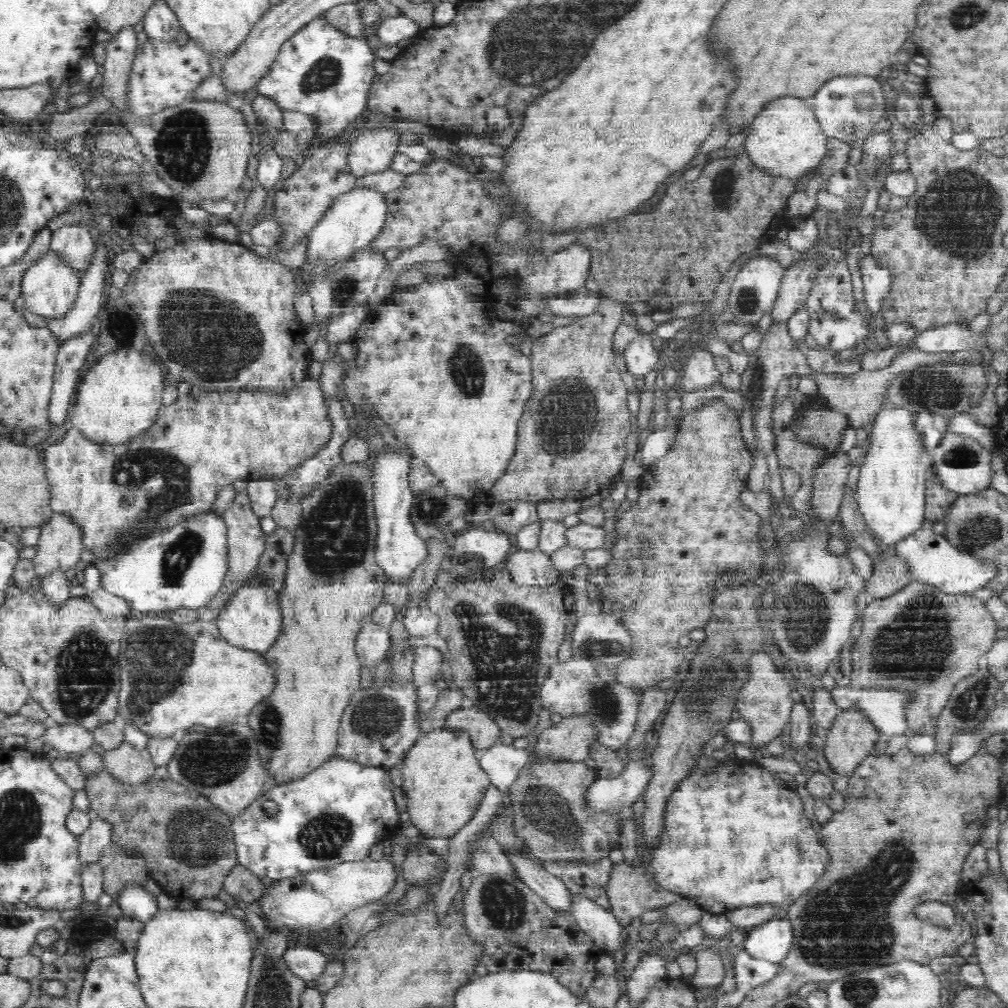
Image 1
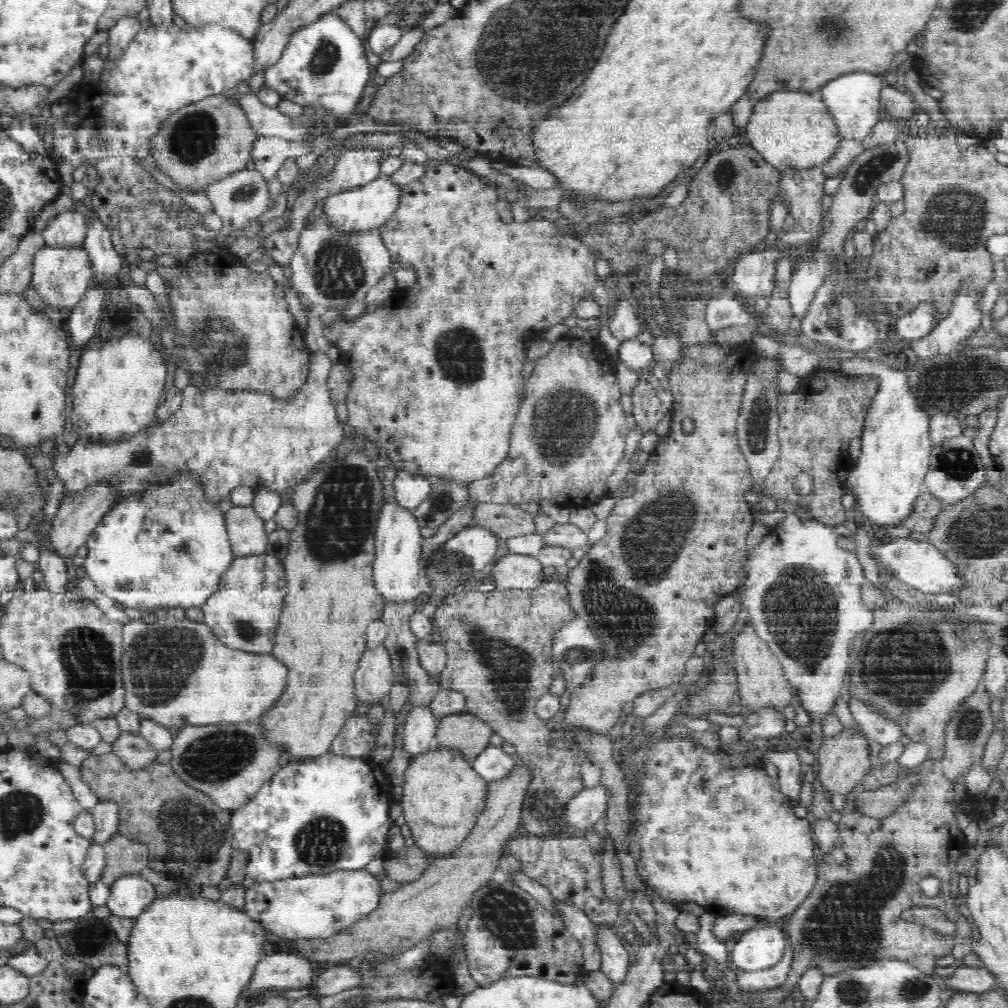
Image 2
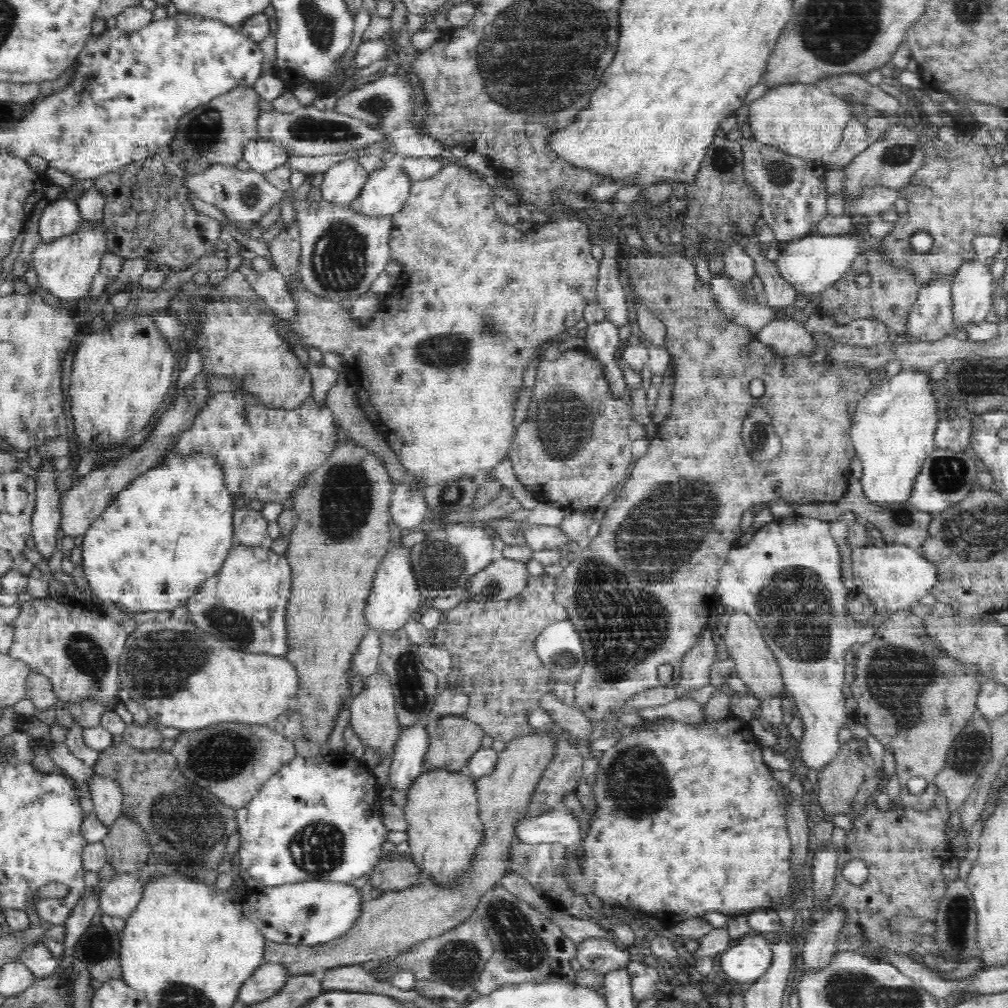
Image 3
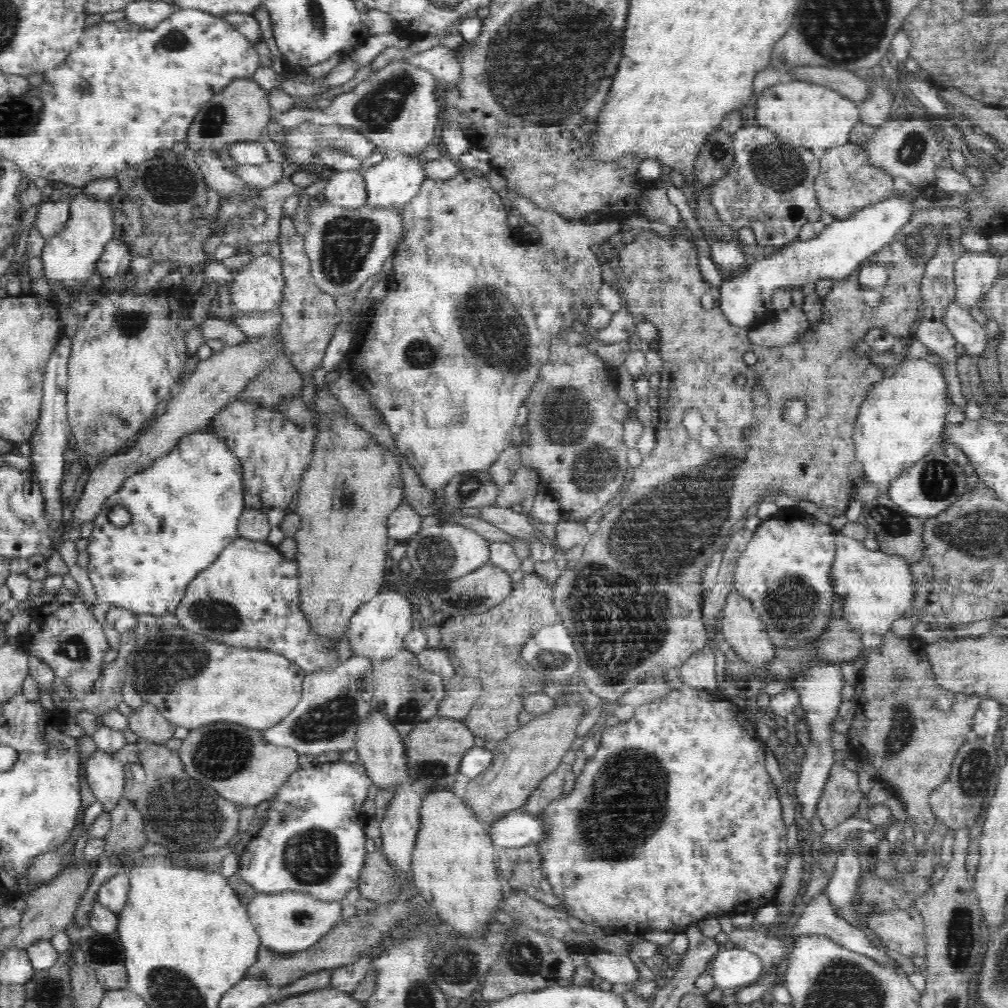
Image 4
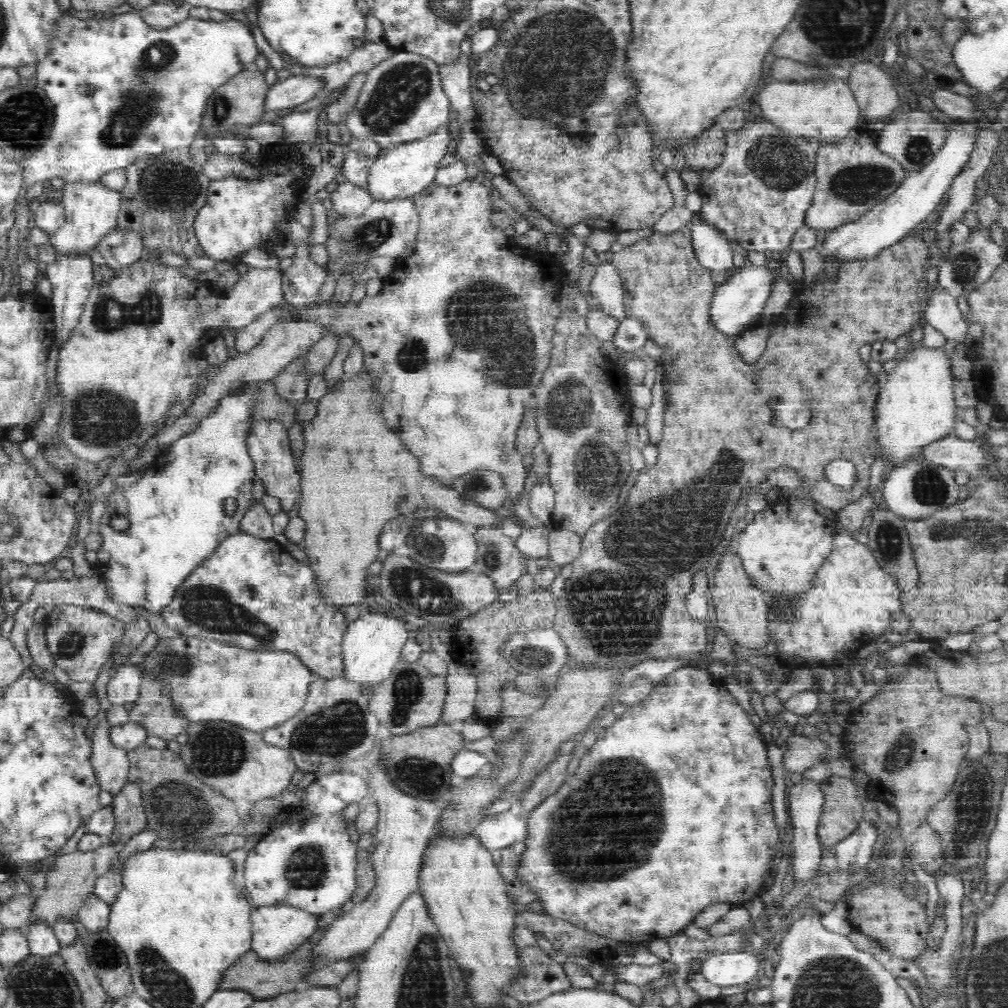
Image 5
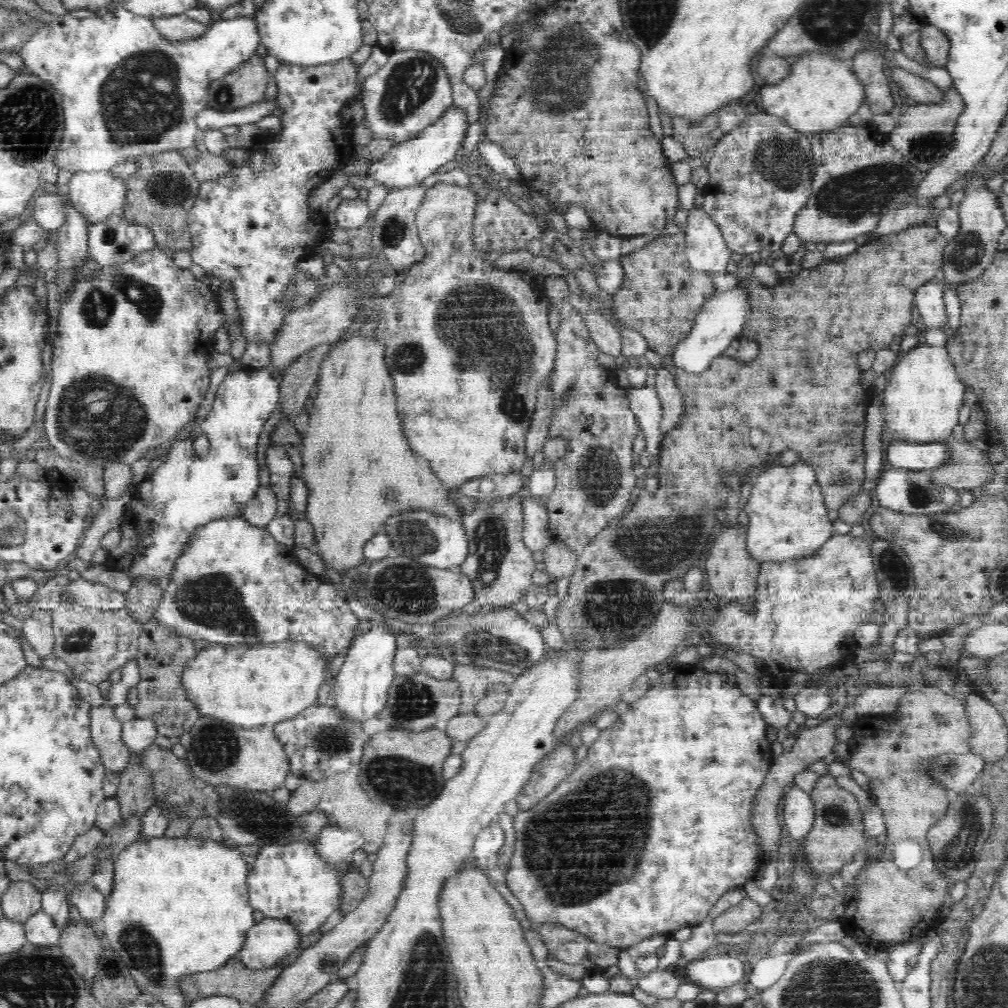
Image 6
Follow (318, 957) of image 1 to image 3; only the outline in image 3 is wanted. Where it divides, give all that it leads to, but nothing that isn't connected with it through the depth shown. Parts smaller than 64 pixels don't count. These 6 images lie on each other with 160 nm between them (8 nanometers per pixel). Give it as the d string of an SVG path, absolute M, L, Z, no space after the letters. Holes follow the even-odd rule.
M262 964L242 984L237 1000L245 1007L262 1002L278 994L291 977L281 964Z

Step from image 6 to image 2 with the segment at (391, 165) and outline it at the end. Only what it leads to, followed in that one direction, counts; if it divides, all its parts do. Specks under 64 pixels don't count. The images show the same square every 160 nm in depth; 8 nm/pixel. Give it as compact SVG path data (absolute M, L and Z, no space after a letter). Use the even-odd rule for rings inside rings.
M381 174L368 184L334 194L334 196L326 196L323 214L326 215L326 222L330 223L330 227L334 227L336 232L352 234L353 232L373 231L392 218L398 208L401 194L402 187L392 182L390 176Z

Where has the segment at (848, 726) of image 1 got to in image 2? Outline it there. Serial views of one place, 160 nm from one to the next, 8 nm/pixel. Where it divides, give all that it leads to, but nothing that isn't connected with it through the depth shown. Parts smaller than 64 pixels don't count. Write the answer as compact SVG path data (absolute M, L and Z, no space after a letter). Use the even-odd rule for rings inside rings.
M845 728L840 734L832 737L825 737L818 753L816 754L816 764L818 765L818 777L822 788L830 795L848 794L853 792L866 772L870 770L873 759L868 749L869 739L862 733L858 734L852 729Z

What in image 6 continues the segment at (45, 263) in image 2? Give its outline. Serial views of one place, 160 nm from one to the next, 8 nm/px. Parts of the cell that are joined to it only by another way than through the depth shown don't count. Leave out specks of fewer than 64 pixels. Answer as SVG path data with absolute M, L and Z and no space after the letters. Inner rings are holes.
M112 171L75 172L68 186L68 199L86 219L86 225L94 226L110 215L123 214L126 181Z

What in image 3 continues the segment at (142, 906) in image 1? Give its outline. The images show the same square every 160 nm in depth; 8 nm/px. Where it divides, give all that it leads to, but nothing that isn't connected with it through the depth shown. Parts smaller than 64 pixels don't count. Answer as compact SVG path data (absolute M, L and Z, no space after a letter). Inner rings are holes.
M122 873L104 882L99 894L99 908L112 917L124 920L141 901L143 884L132 873Z

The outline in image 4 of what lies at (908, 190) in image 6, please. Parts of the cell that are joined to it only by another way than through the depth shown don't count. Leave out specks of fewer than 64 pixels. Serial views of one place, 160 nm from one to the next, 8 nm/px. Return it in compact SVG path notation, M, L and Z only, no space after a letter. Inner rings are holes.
M850 142L829 148L820 159L821 171L815 178L815 191L820 201L821 211L832 214L836 219L845 219L856 211L888 199L894 194L894 177L880 170L880 167L870 166L867 162L866 149Z

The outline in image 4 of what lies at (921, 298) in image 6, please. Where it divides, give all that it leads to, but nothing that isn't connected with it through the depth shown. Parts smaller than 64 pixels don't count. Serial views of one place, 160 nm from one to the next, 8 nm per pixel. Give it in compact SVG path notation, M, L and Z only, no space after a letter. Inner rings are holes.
M955 300L945 308L942 322L971 357L976 359L984 352L988 339L985 327L974 321L968 310Z

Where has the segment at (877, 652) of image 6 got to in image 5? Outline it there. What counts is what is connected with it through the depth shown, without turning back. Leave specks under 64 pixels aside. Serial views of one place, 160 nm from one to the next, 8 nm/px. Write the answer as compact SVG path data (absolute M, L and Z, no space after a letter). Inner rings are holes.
M876 508L868 529L868 540L866 542L867 547L873 553L877 563L881 565L881 568L897 578L898 589L902 589L903 593L913 589L919 582L917 564L912 552L913 547L909 541L909 534L905 529L908 521L909 519L894 515L889 509Z

